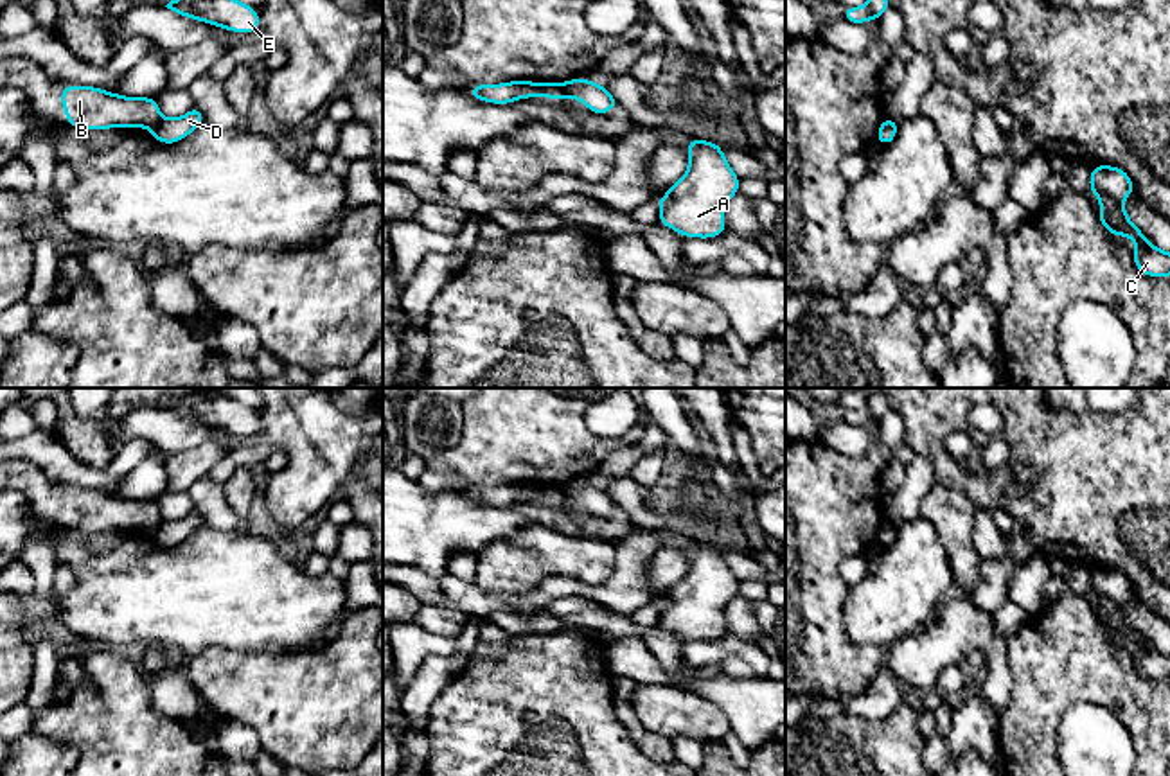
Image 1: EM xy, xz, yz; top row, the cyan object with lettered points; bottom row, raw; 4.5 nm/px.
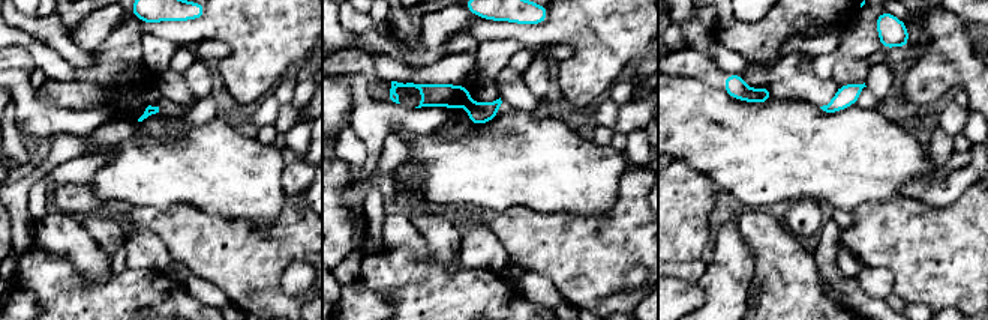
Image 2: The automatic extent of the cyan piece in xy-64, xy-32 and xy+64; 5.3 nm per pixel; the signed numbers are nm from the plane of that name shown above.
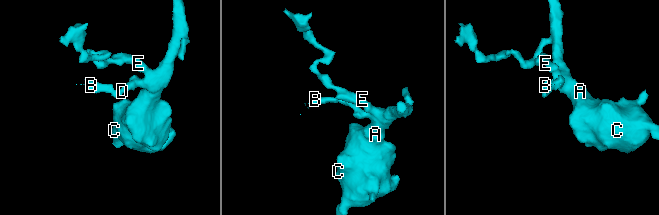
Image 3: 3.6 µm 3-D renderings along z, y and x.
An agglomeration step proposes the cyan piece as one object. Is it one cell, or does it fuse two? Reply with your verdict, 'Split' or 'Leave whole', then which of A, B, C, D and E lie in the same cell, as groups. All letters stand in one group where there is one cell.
Split. Groups: A C D E / B

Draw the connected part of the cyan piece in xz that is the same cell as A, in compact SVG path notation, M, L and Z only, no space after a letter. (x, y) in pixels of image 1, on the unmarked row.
M692 541L685 548L688 571L656 602L660 627L681 639L710 641L726 634L724 609L739 596L740 580L726 564L724 550Z

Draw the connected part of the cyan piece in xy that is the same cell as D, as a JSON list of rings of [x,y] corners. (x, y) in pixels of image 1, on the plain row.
[[[192,508],[189,516],[178,521],[164,521],[151,535],[160,546],[176,546],[201,526],[207,526],[205,517],[199,510]]]

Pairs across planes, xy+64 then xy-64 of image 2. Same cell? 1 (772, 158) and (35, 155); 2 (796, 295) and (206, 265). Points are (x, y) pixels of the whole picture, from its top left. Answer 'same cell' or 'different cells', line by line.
1: different cells
2: different cells

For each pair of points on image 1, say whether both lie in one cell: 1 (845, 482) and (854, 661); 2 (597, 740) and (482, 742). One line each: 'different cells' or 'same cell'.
1: same cell
2: same cell

